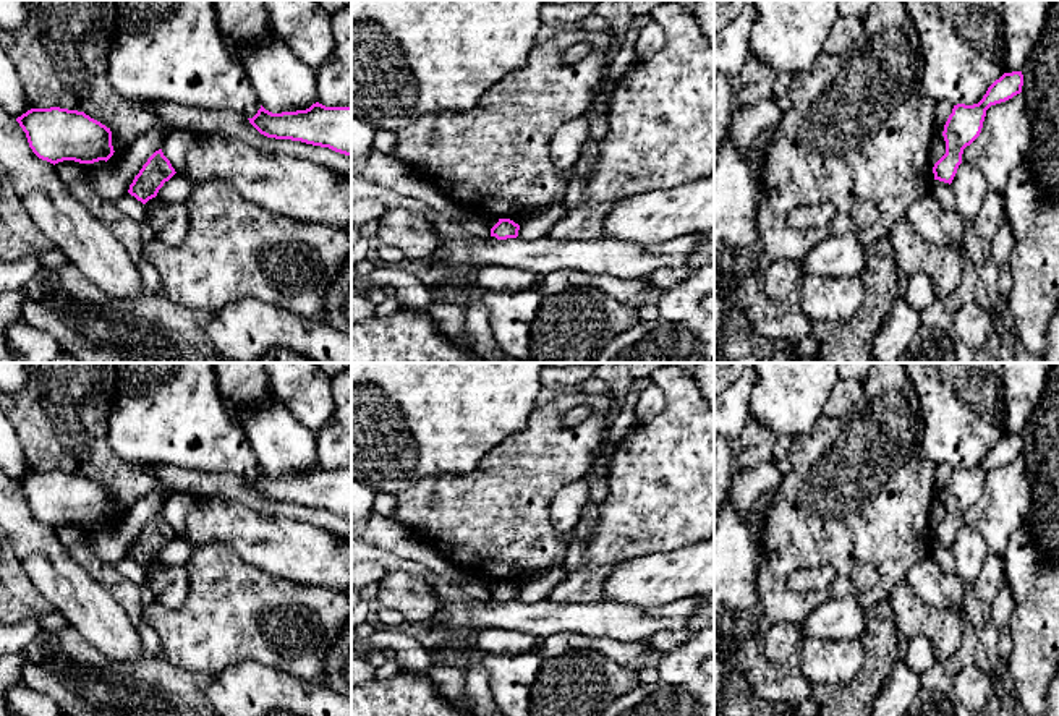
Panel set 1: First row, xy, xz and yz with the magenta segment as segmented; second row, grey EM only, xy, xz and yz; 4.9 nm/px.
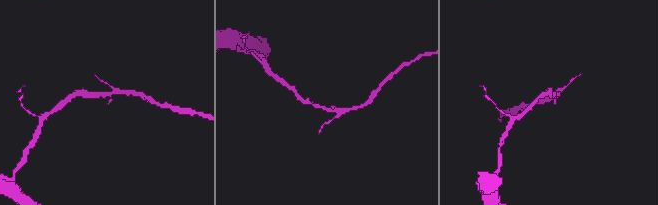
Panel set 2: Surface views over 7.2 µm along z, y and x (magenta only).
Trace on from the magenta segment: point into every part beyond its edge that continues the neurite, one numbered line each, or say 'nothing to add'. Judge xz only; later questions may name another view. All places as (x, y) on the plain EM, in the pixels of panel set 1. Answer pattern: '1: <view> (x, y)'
nothing to add

